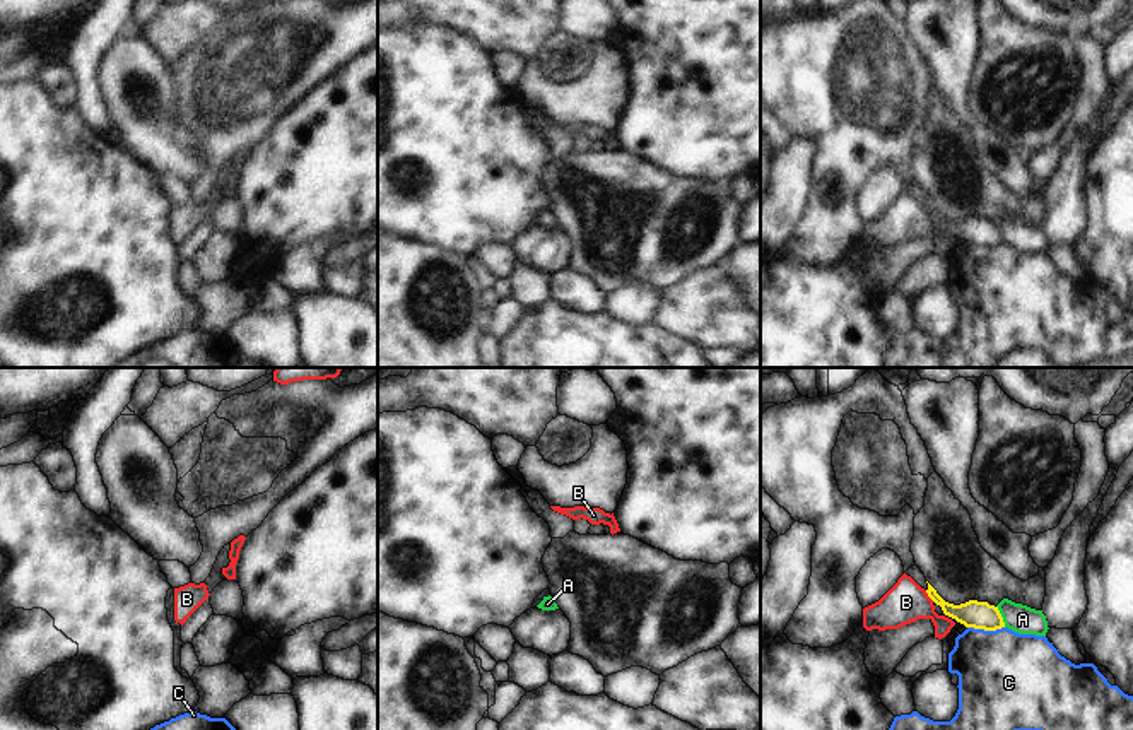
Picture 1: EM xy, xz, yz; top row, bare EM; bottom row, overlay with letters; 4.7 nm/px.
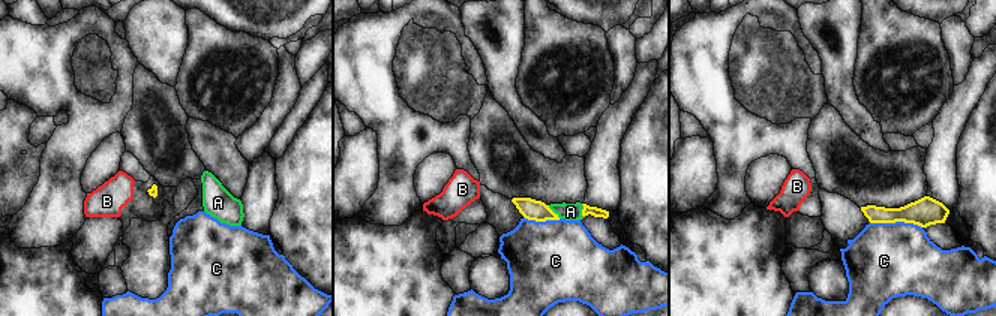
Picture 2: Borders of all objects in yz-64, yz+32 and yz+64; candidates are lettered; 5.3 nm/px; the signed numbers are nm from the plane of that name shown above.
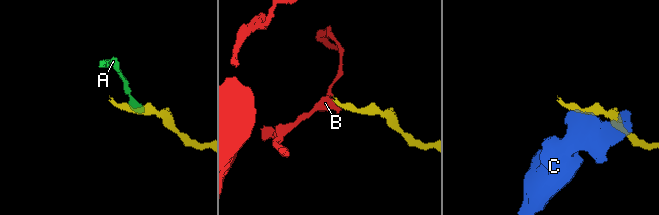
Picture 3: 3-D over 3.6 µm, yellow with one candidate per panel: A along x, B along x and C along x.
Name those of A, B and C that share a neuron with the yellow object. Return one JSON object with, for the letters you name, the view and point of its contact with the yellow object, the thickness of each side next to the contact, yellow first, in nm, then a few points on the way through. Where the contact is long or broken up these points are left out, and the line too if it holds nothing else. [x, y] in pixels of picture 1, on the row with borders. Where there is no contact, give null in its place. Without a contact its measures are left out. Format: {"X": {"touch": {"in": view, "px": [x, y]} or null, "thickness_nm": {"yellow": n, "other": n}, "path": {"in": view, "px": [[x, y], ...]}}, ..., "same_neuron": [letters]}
{"same_neuron": []}

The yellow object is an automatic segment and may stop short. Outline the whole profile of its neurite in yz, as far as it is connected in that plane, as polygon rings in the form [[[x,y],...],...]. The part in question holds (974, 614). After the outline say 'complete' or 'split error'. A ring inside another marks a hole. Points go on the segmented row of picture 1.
[[[914,564],[906,571],[921,588],[926,590],[928,597],[942,607],[943,614],[964,624],[966,627],[996,631],[1005,627],[1003,617],[998,607],[988,602],[969,600],[960,605],[945,602],[936,590],[926,581],[921,569]]]; split error

